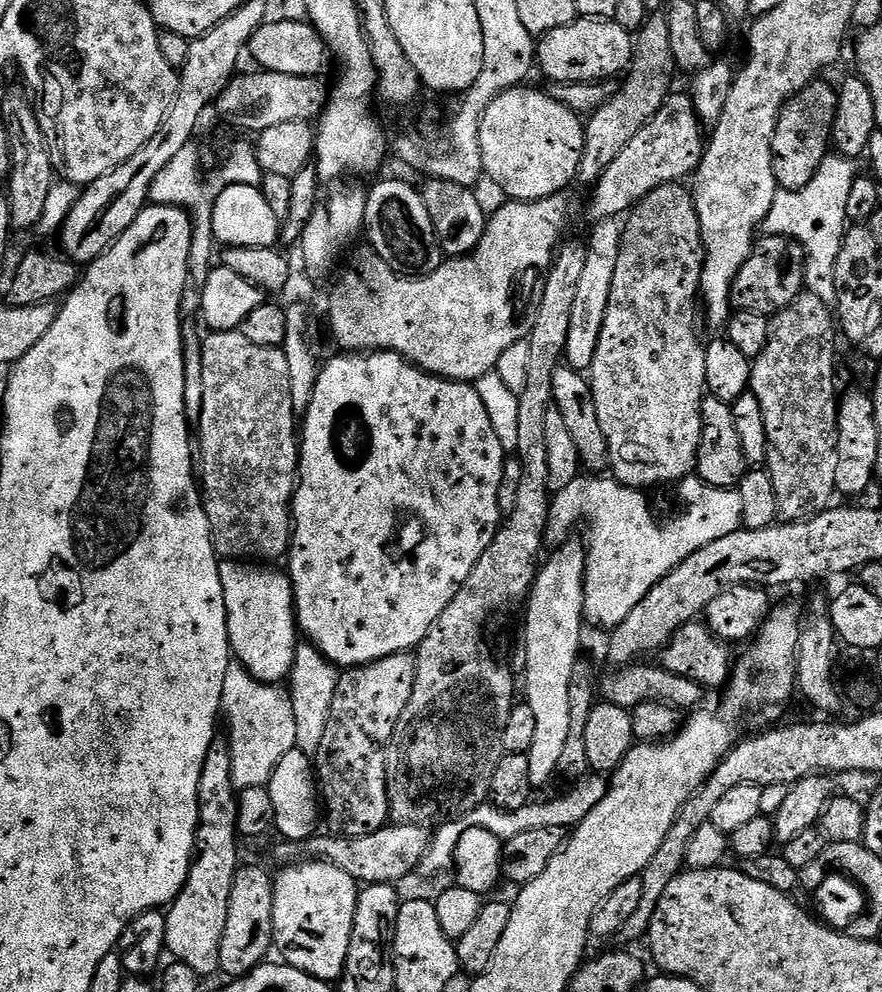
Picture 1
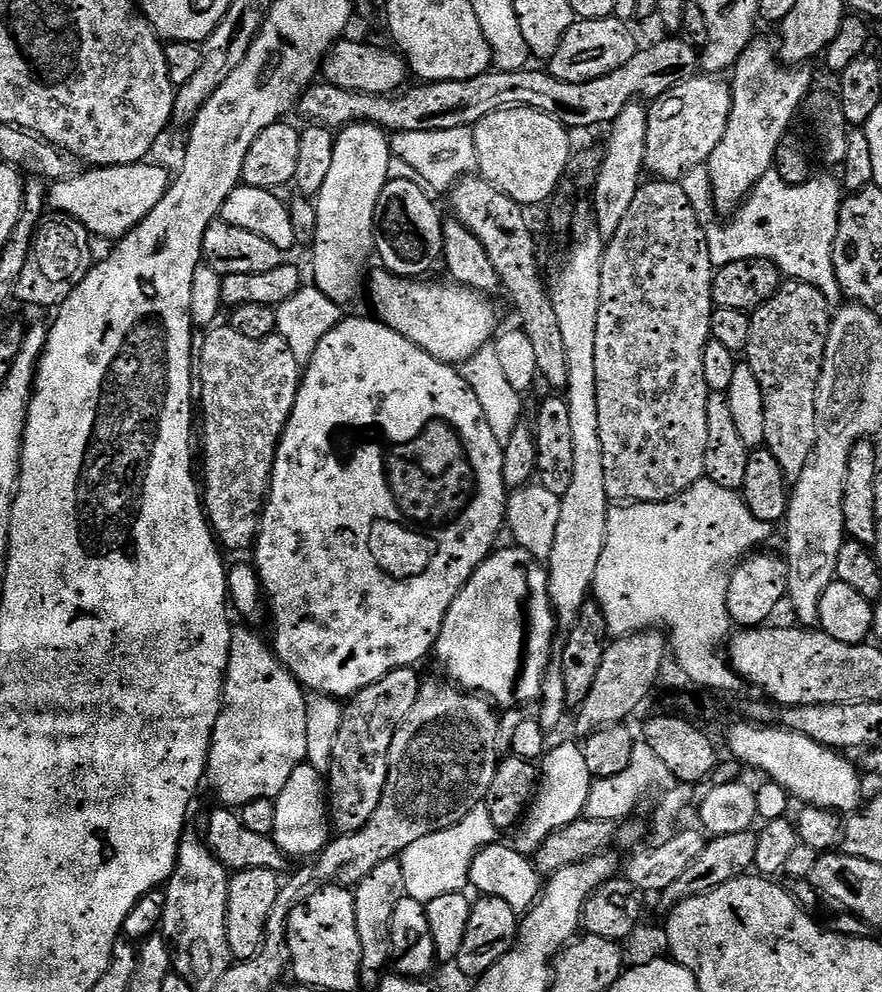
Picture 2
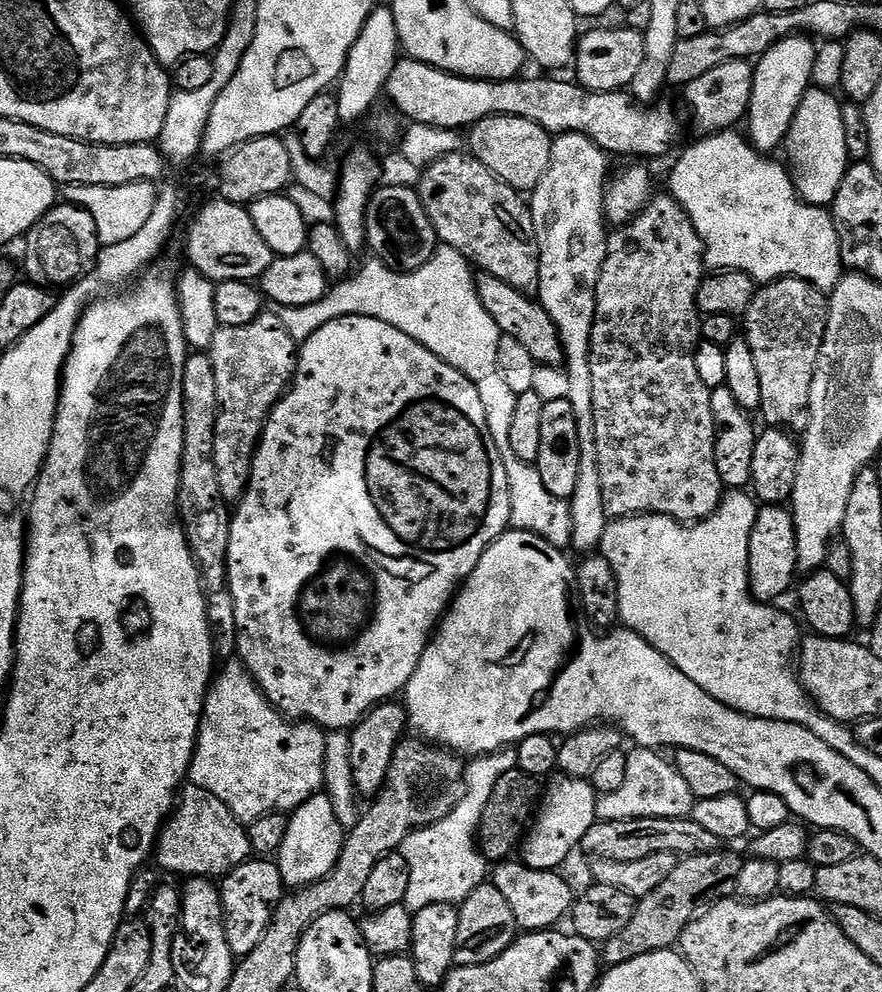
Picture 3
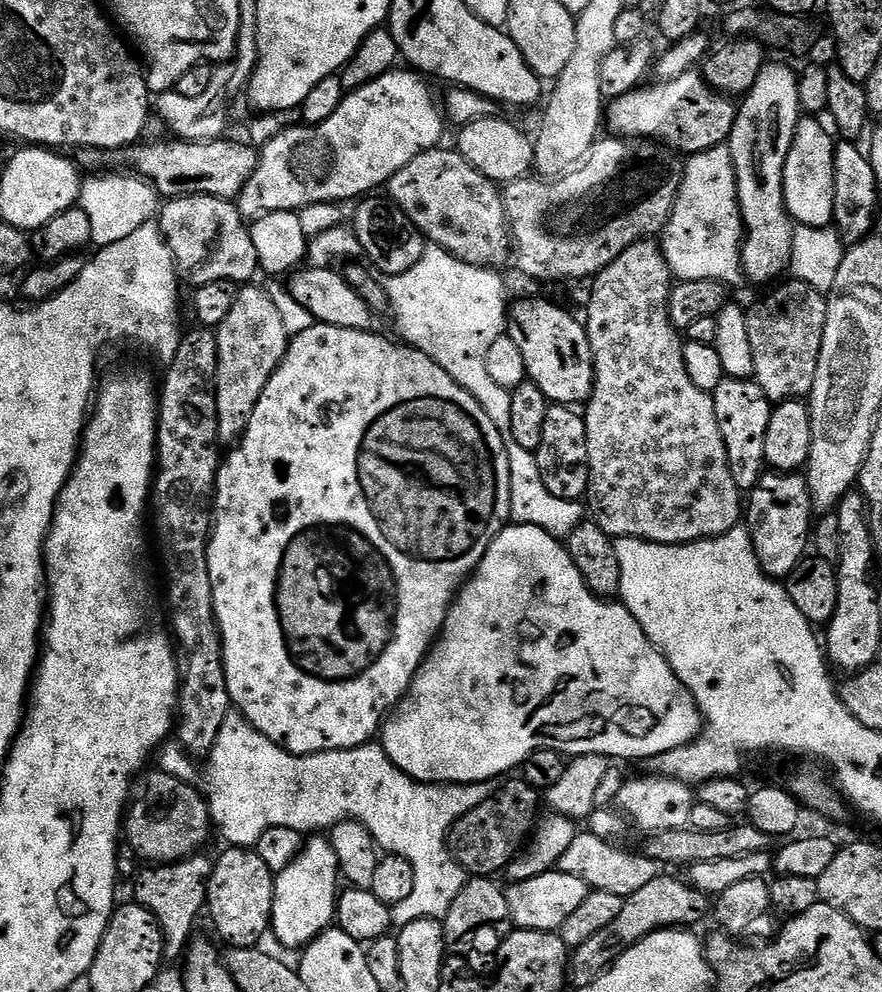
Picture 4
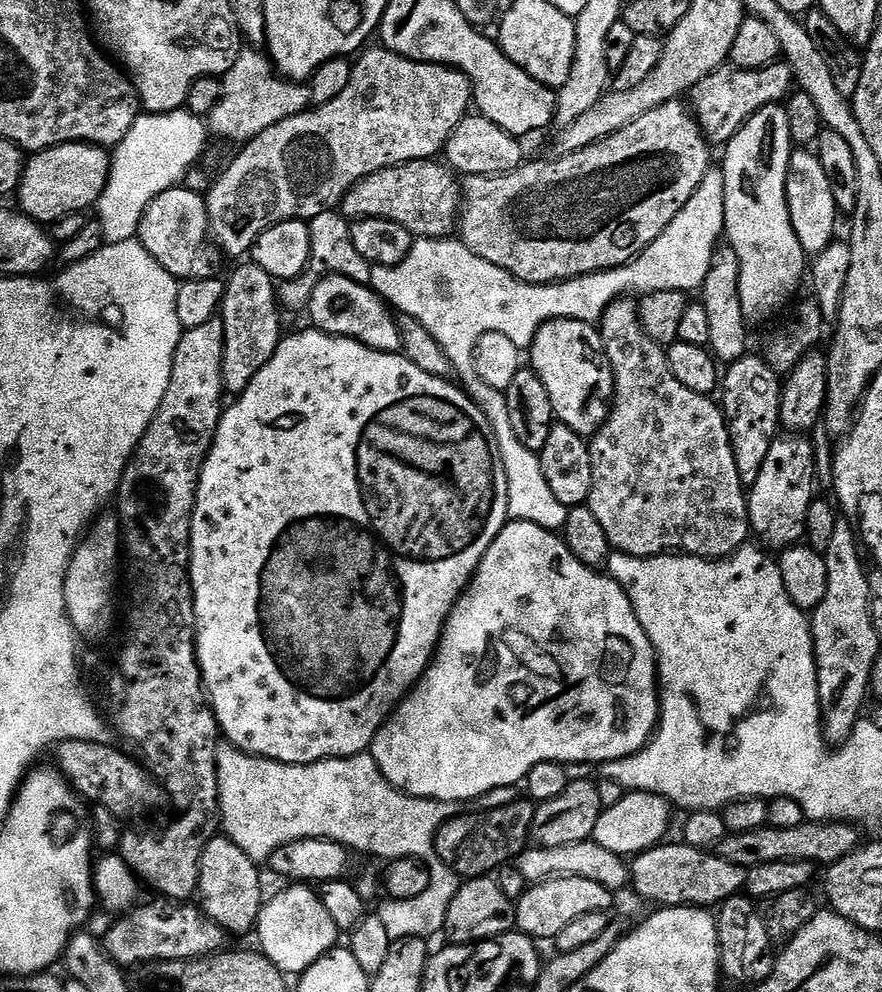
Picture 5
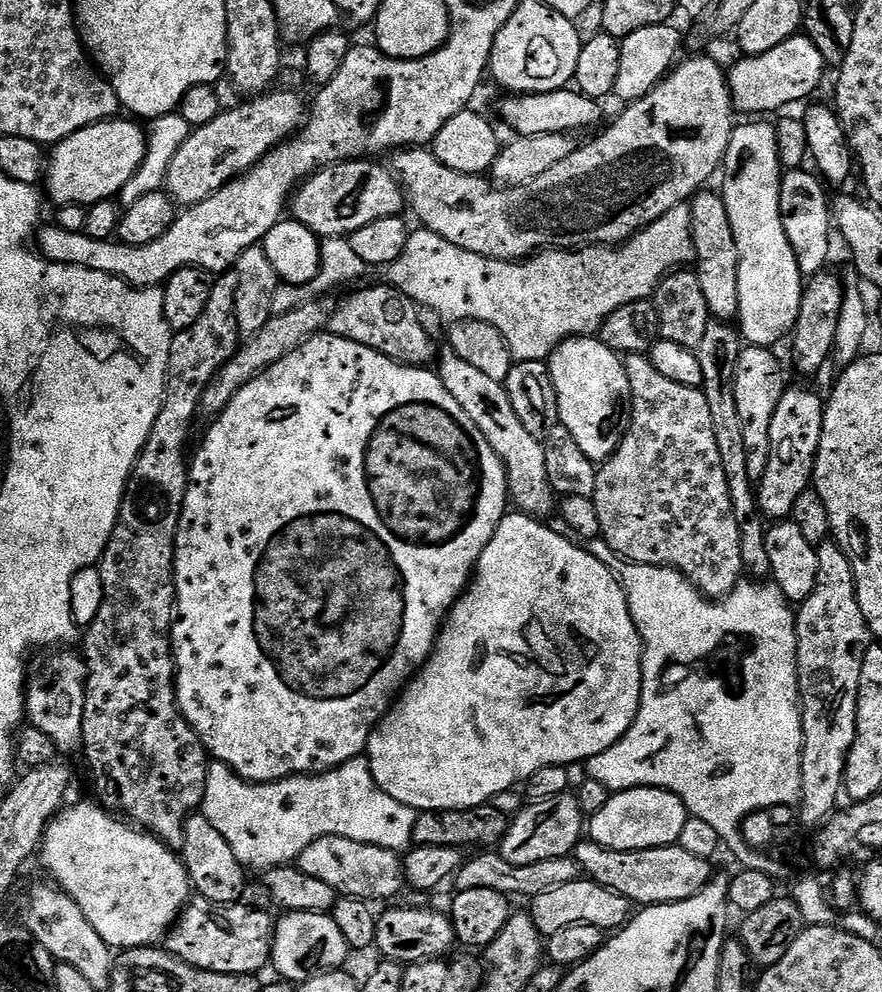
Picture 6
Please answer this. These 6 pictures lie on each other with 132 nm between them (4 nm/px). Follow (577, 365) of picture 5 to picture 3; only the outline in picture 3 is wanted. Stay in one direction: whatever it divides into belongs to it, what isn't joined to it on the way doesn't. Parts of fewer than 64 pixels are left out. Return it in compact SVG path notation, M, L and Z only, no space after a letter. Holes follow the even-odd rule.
M477 271L474 277L478 298L482 298L482 306L486 306L490 318L494 318L494 322L498 322L503 335L518 338L518 342L522 342L522 346L526 346L526 350L530 350L530 358L534 358L537 365L563 365L564 351L558 338L558 330L554 326L550 314L546 314L546 310L539 302L531 295L514 290L506 282L494 278L494 274L489 272Z

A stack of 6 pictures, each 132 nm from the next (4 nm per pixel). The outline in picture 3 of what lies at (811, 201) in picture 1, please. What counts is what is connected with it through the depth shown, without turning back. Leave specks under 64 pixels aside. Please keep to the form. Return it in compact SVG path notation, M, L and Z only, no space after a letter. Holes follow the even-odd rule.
M739 131L714 132L700 138L676 160L668 176L667 191L686 210L694 230L704 243L704 263L716 272L745 272L763 286L773 280L793 276L808 280L815 288L828 294L842 275L838 230L828 208L805 204L792 184L791 175L783 163L769 158L752 147Z

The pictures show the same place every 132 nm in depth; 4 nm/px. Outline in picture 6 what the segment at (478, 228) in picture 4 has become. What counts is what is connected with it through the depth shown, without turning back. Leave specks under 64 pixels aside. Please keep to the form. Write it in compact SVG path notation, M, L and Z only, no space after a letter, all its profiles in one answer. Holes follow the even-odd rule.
M361 158L321 168L292 193L291 219L309 228L314 235L325 238L349 237L354 230L362 230L362 226L378 222L378 218L401 215L406 201L400 181L387 167L384 169L376 163Z

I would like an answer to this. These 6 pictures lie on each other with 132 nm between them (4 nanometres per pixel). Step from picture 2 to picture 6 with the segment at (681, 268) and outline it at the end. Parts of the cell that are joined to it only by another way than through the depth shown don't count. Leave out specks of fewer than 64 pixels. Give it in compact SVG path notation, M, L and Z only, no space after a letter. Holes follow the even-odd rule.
M628 354L623 357L626 378L630 382L632 402L628 417L628 429L622 442L616 447L616 453L599 465L596 473L596 485L592 501L598 510L600 536L614 550L621 560L629 564L653 564L663 568L672 568L680 572L687 580L709 598L723 598L735 590L745 575L742 562L742 542L738 538L738 522L734 522L734 506L730 506L730 486L726 486L726 470L722 470L722 457L718 454L718 438L714 438L714 421L710 418L710 405L706 402L706 394L699 388L678 386L678 382L670 382L670 378L662 378L658 370L648 361L647 355Z

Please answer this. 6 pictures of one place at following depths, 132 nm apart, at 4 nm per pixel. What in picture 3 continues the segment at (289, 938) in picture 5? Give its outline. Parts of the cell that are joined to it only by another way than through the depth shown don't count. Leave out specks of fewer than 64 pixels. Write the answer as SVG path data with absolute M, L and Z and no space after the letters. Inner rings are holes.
M326 794L312 796L288 816L286 839L278 853L280 873L288 890L305 888L330 874L342 854L346 830L334 818L334 806Z

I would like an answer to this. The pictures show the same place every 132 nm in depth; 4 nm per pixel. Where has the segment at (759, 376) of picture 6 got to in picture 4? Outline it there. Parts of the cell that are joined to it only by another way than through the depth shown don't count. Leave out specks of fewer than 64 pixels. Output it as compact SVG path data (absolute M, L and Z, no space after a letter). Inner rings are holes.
M725 376L722 382L718 382L718 390L711 393L714 414L718 414L718 430L722 434L722 442L726 446L730 475L740 487L741 493L751 493L766 471L764 463L766 430L770 427L773 401L766 398L766 390L762 390L762 386L758 386L755 378L739 380L733 376Z

